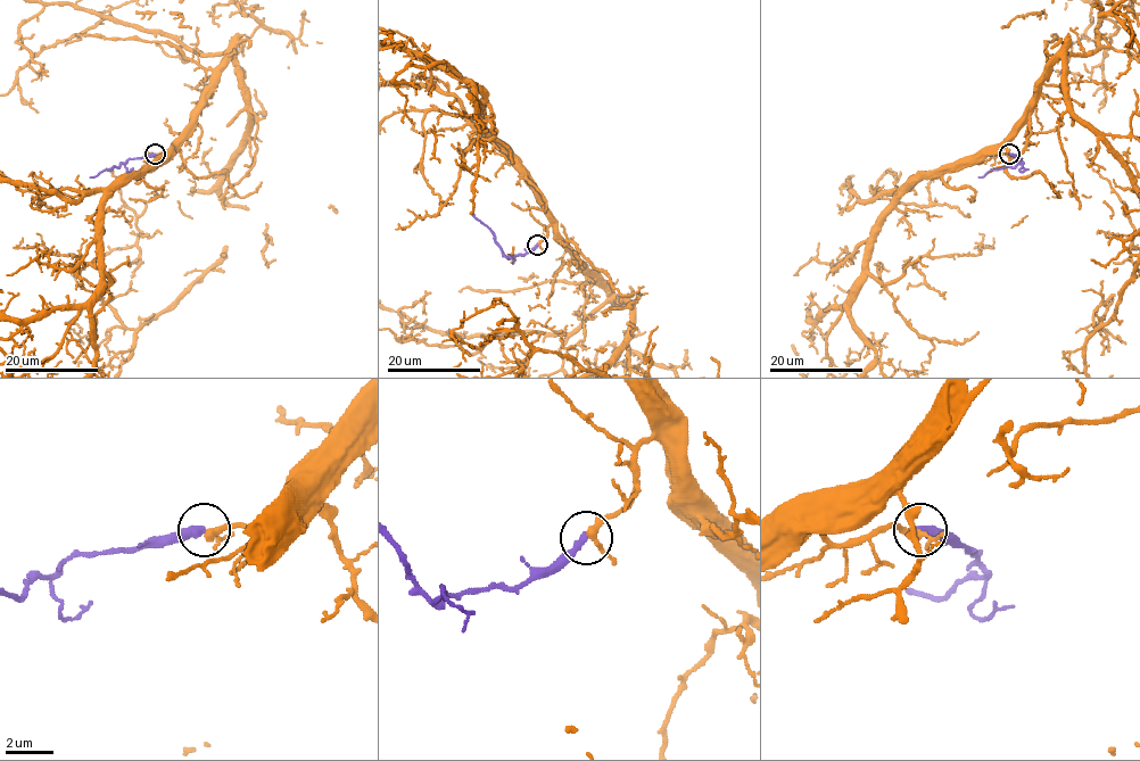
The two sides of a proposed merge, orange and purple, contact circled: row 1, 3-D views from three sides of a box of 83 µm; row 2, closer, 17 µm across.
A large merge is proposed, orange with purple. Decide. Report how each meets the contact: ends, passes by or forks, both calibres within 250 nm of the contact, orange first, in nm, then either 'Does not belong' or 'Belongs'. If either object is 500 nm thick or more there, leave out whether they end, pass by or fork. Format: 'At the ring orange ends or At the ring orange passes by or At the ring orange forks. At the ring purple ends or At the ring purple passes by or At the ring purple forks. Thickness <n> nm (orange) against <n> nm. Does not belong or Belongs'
At the ring orange passes by. At the ring purple ends. Thickness 280 nm (orange) against 360 nm. Belongs

